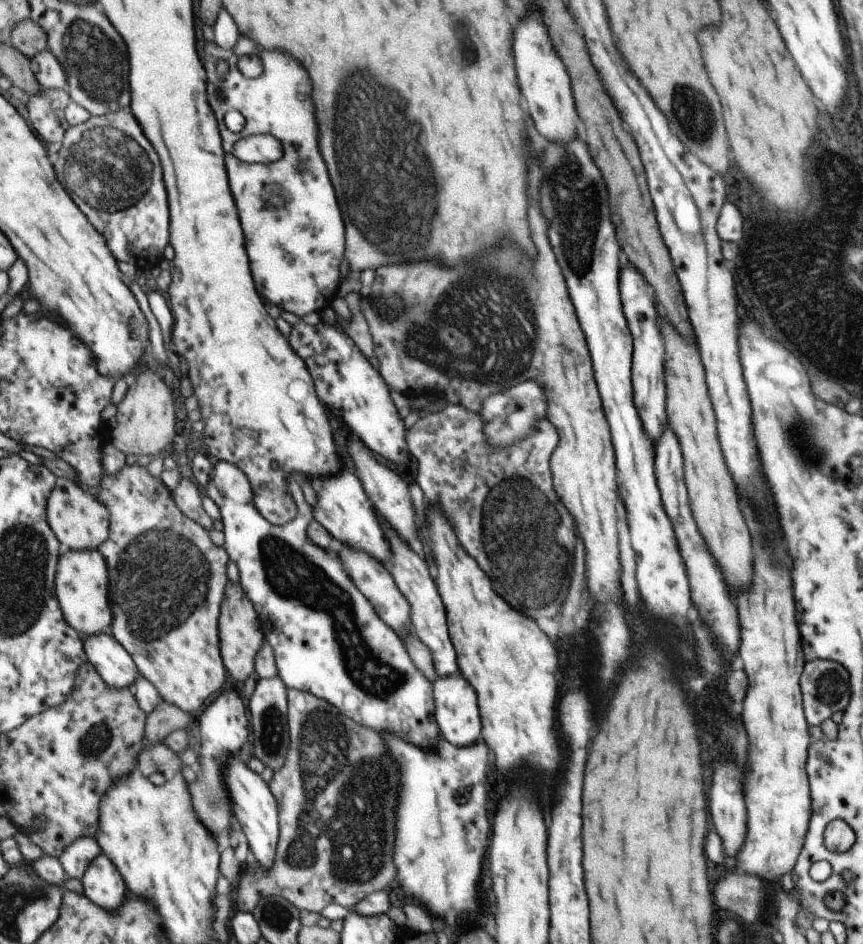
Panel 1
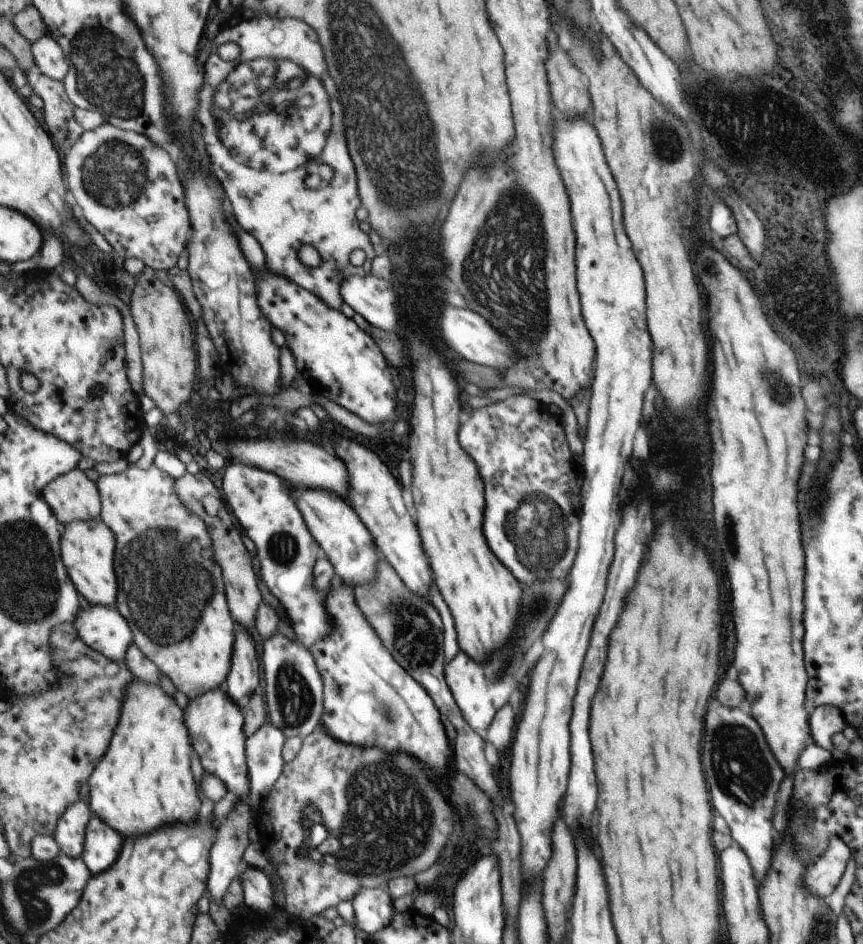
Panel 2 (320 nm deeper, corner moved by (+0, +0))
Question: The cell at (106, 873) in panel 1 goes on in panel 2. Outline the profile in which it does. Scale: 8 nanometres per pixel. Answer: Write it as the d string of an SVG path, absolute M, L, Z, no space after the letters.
M93 814L87 828L82 857L94 876L109 870L117 862L121 848L121 833L109 826L99 815Z

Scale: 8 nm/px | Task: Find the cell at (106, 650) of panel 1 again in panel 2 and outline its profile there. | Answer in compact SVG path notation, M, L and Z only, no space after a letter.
M93 605L81 608L74 624L90 647L114 661L124 661L134 634L126 616L117 606Z

